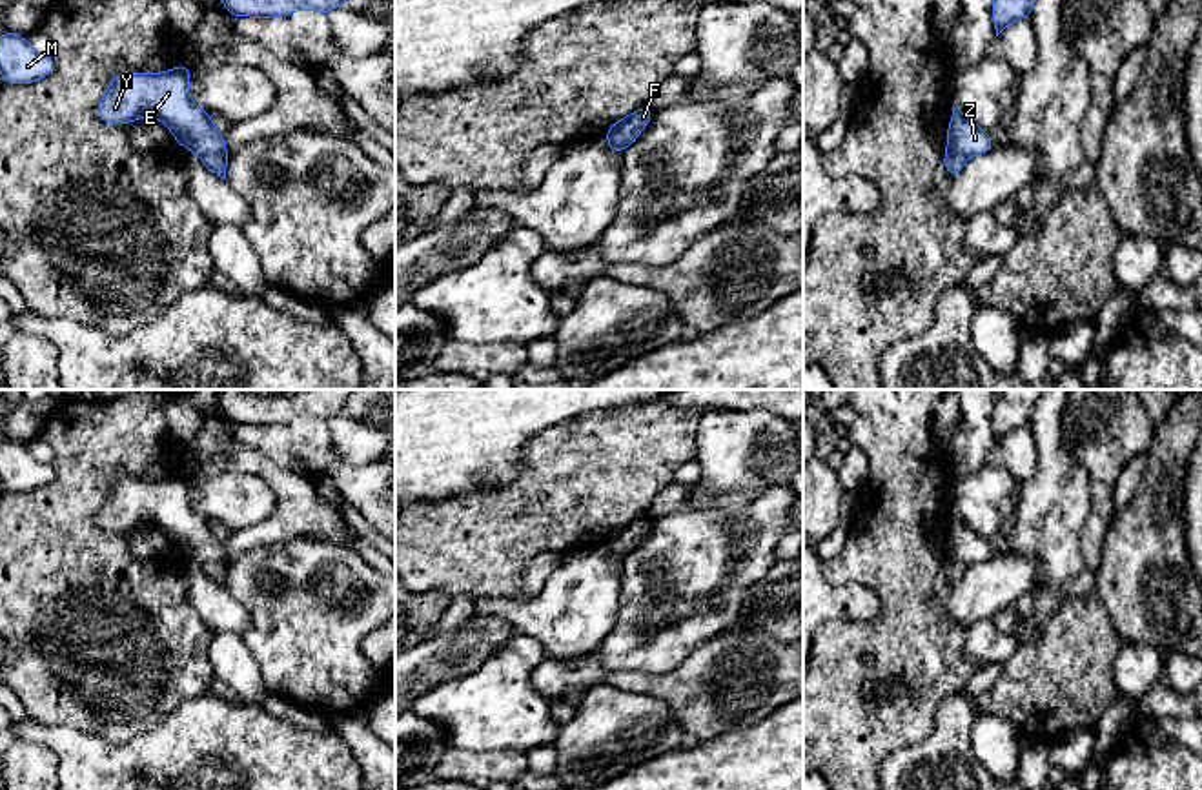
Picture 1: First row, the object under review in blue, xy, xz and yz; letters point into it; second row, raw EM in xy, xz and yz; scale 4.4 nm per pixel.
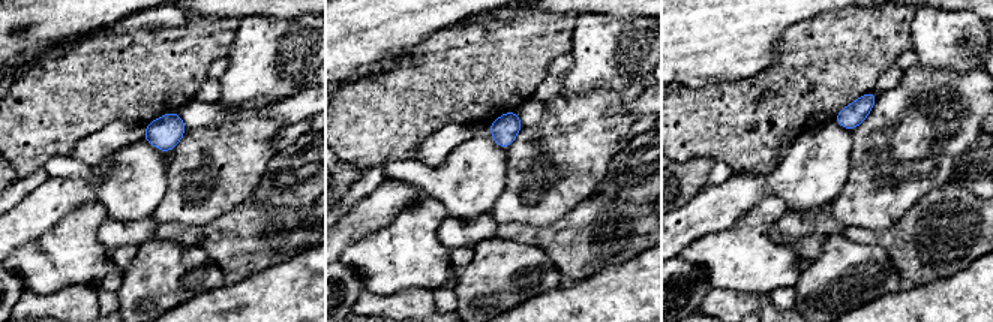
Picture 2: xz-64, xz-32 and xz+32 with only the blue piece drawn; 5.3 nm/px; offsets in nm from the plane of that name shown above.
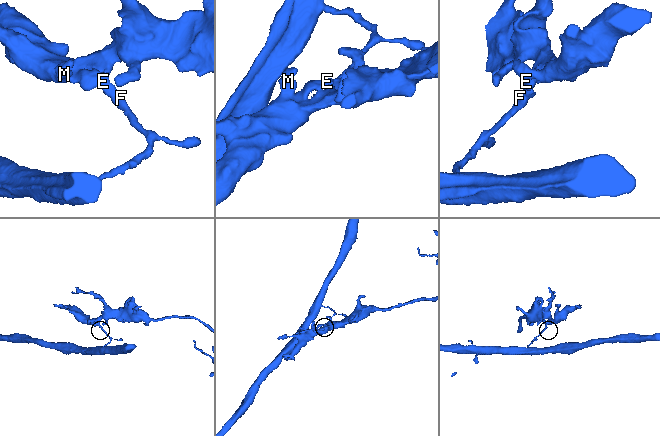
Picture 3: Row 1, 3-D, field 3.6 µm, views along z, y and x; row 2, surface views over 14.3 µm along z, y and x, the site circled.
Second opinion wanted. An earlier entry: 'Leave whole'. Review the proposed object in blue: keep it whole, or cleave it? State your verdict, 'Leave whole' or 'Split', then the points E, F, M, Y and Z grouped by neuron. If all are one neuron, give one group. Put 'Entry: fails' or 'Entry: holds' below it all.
Split. Groups: E M Y Z / F
Entry: fails

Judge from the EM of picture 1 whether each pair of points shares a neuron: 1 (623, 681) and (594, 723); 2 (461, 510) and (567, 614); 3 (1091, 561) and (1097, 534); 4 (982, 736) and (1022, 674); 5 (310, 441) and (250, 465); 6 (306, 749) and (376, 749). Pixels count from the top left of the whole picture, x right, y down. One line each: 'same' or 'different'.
1: different
2: different
3: same
4: different
5: different
6: different

